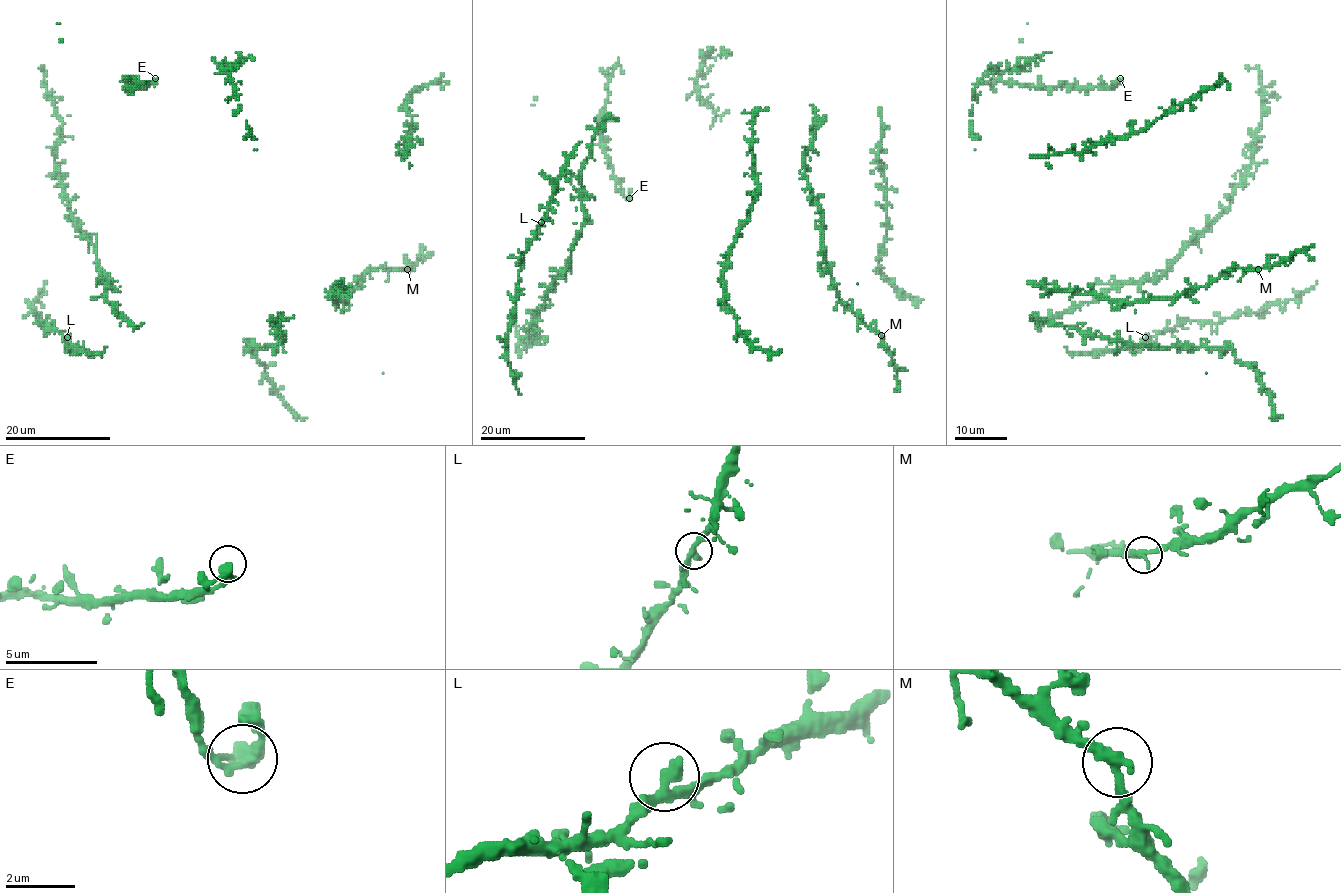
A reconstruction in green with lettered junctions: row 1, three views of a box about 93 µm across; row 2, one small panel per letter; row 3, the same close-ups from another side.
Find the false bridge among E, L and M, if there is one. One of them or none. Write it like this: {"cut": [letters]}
{"cut": []}

